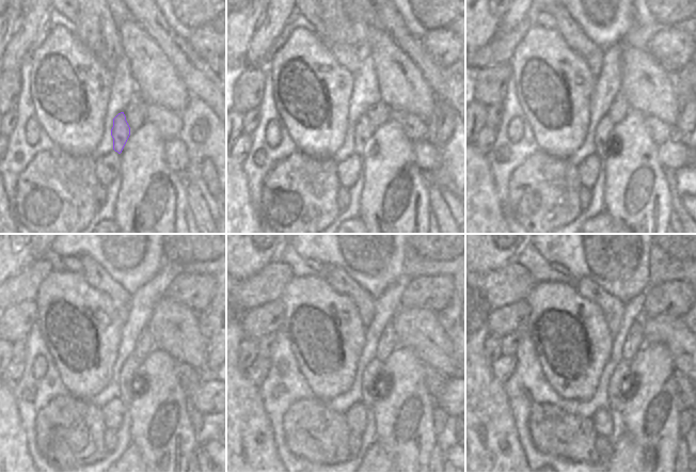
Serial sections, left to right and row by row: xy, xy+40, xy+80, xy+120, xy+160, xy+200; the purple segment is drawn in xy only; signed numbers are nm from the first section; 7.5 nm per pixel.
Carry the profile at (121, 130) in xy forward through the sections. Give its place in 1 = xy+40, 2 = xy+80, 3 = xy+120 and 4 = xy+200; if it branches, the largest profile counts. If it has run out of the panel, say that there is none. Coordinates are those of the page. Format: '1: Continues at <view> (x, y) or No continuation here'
1: Continues at xy+40 (363, 129)
2: Continues at xy+80 (603, 132)
3: Continues at xy+120 (128, 372)
4: Continues at xy+200 (622, 385)

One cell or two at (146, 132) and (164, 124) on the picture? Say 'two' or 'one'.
two

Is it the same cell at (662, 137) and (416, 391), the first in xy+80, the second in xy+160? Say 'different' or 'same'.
different

